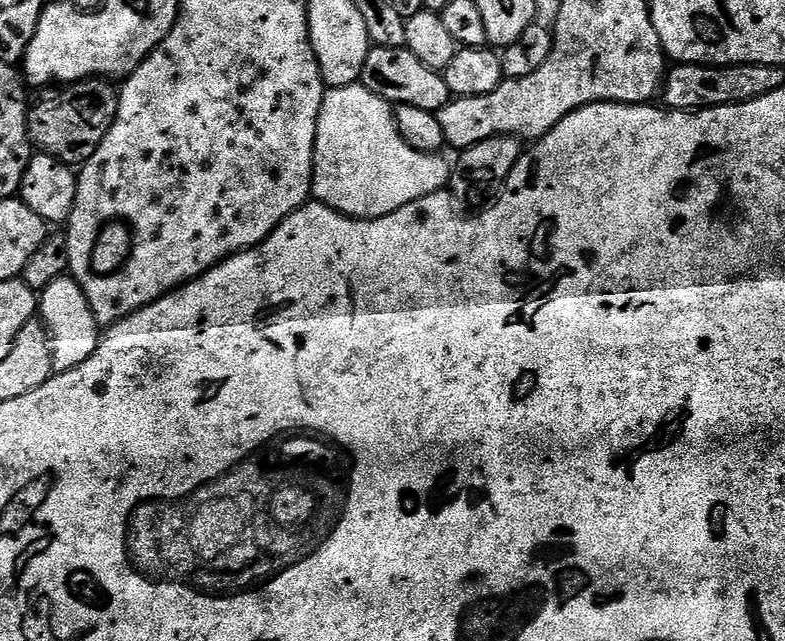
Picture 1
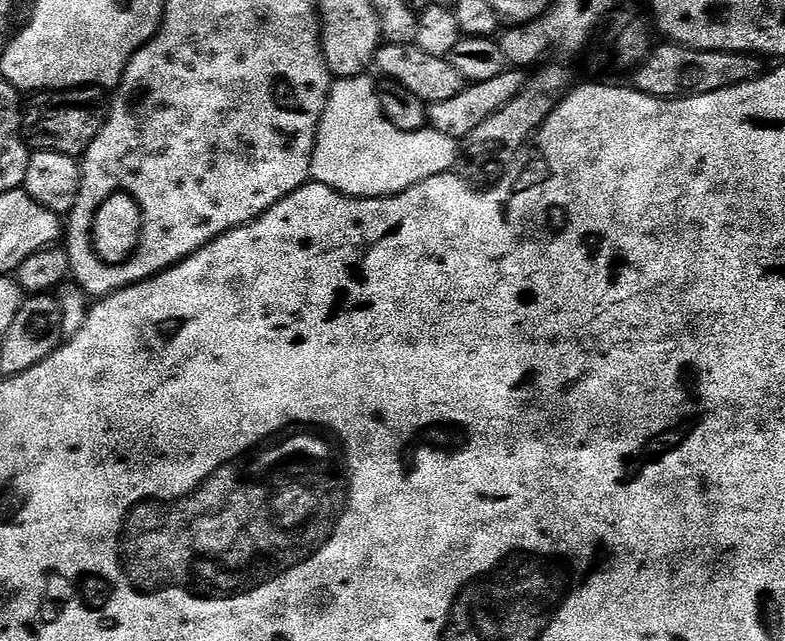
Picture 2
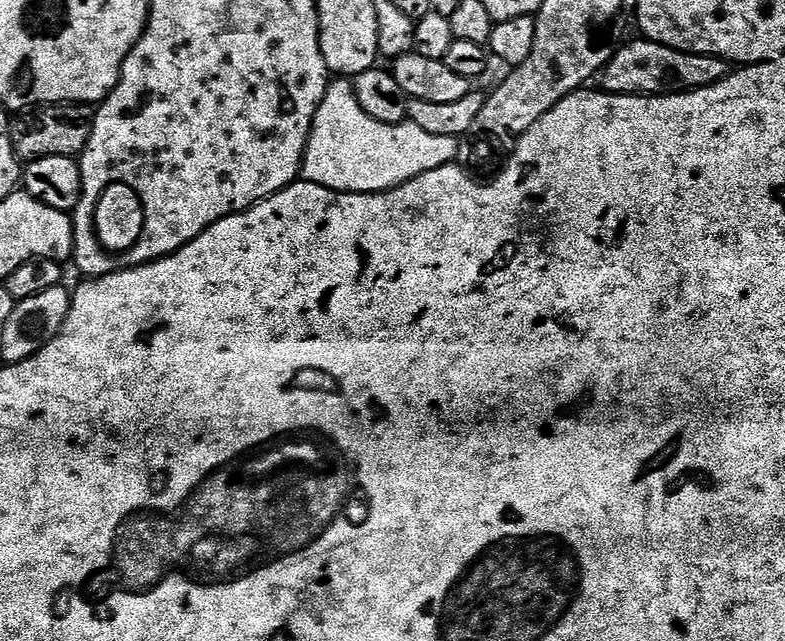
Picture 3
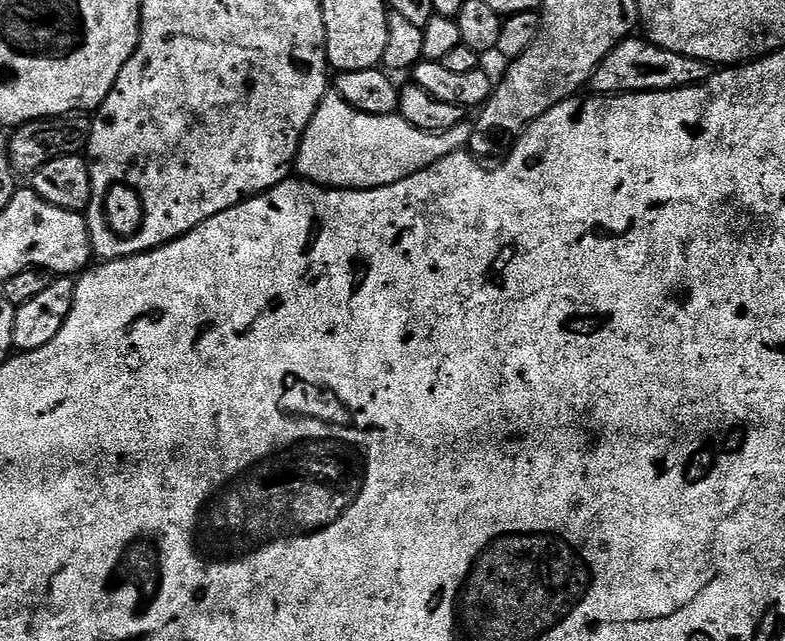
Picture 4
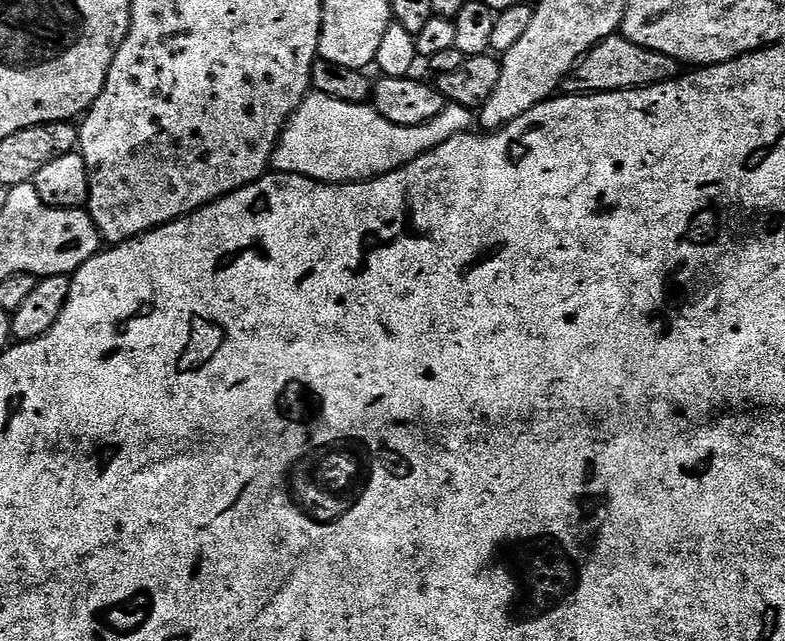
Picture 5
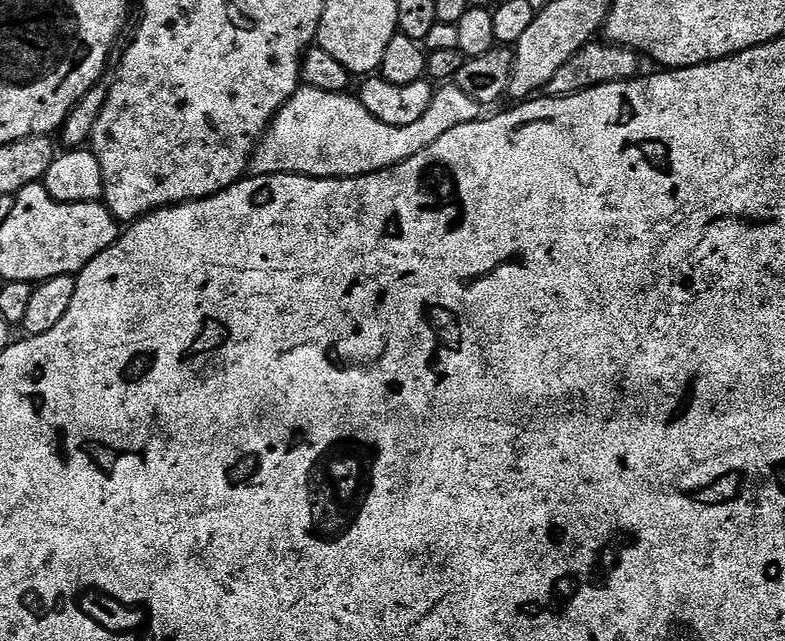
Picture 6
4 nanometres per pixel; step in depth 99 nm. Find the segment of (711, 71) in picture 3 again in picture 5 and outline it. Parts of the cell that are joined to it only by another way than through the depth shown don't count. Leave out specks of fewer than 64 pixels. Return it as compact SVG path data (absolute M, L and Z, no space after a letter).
M617 34L598 42L598 46L584 55L584 59L572 69L572 73L564 79L562 88L569 96L593 96L596 92L625 92L631 88L649 88L655 84L665 84L681 75L682 65L674 58L662 54L658 50L646 50L646 46L638 46L630 42L622 34Z

